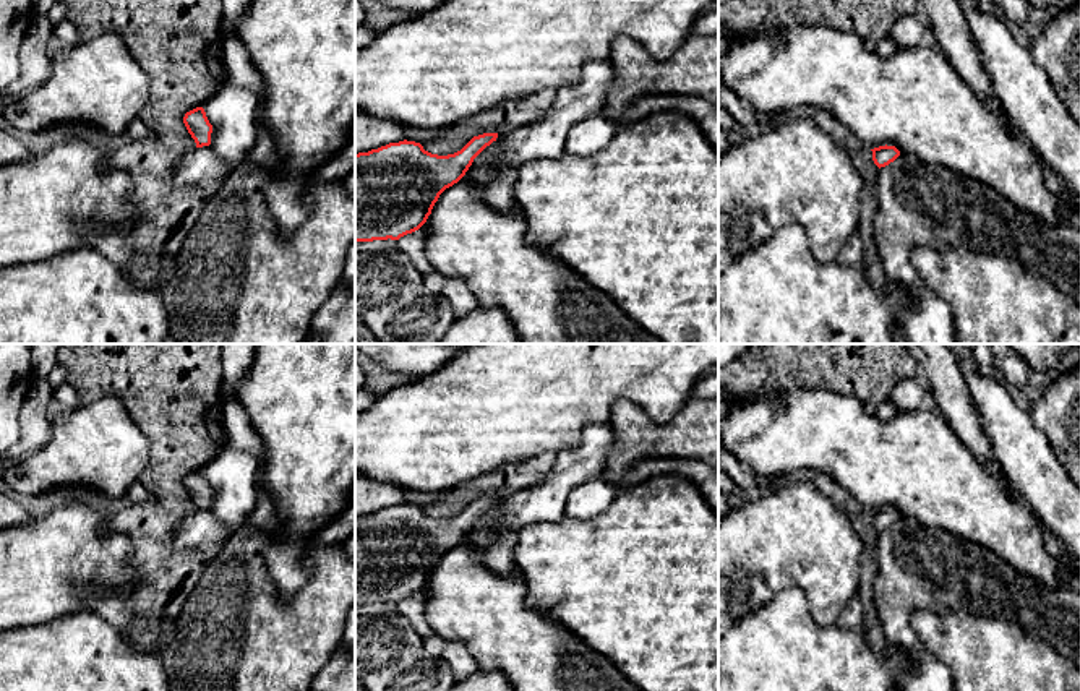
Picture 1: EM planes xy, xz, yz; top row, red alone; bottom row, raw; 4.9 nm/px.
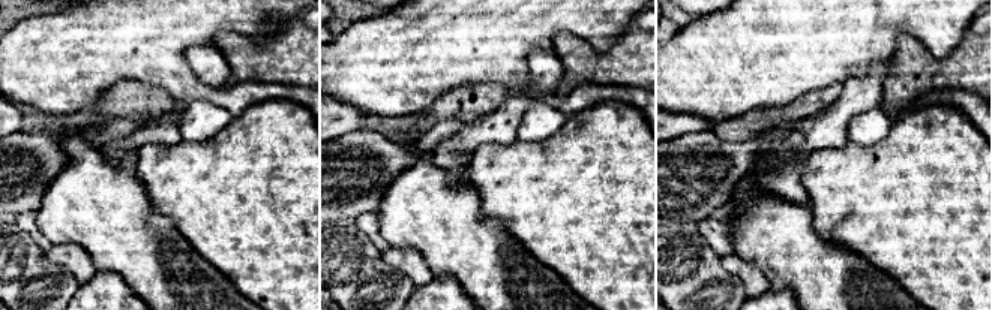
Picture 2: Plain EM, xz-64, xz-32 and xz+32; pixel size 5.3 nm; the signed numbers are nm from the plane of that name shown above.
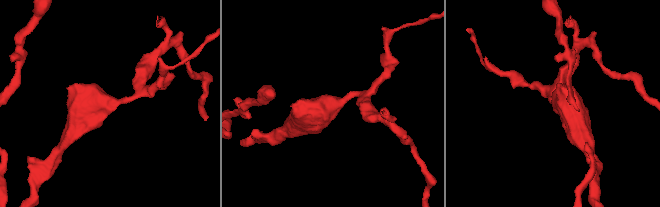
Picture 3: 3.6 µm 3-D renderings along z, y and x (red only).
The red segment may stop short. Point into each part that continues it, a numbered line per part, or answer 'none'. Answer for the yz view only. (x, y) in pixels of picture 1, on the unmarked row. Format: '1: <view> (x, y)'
none

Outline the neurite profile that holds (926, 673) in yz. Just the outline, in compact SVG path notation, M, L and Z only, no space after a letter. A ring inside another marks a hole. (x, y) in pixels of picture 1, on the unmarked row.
M924 647L910 652L910 668L903 673L902 691L955 691L952 673Z

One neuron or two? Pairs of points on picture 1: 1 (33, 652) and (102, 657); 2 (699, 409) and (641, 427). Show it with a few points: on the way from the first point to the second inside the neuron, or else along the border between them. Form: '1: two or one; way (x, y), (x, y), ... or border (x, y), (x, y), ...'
1: one; way (51, 657), (85, 657)
2: one; way (685, 424), (678, 430), (655, 430)

